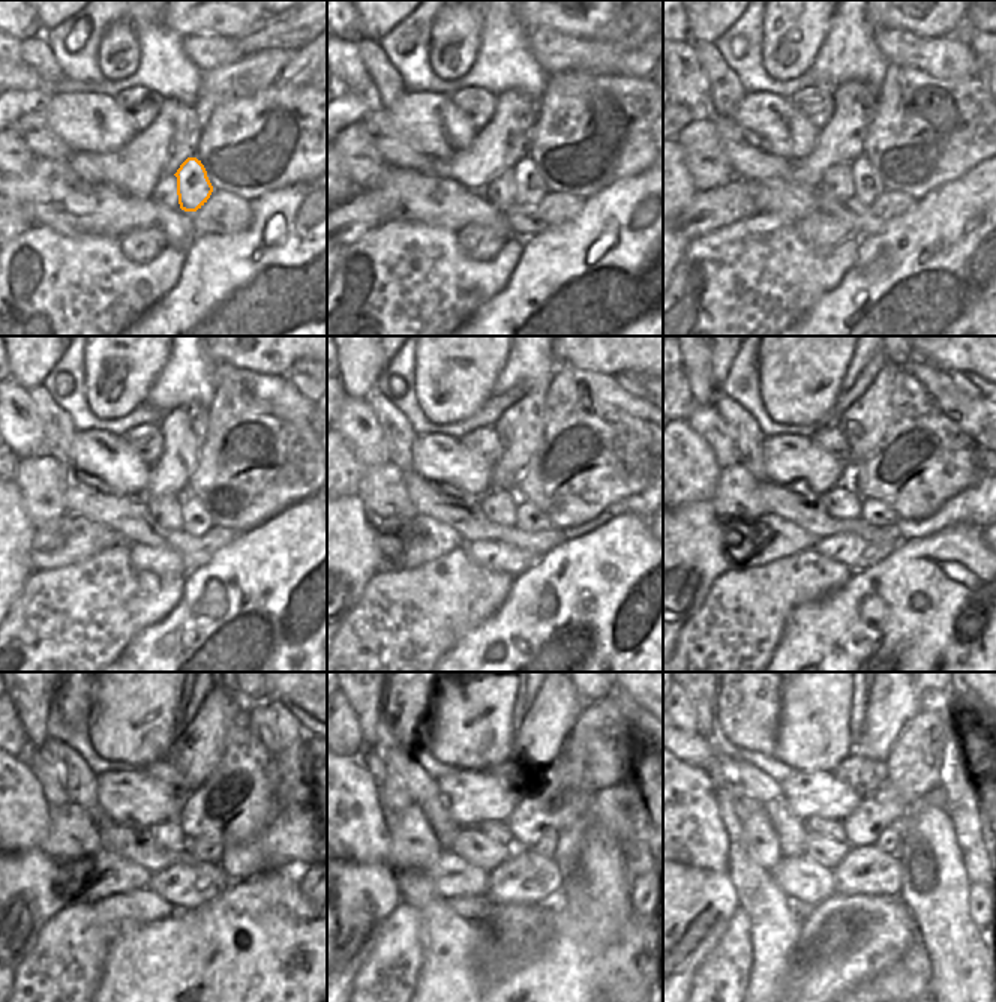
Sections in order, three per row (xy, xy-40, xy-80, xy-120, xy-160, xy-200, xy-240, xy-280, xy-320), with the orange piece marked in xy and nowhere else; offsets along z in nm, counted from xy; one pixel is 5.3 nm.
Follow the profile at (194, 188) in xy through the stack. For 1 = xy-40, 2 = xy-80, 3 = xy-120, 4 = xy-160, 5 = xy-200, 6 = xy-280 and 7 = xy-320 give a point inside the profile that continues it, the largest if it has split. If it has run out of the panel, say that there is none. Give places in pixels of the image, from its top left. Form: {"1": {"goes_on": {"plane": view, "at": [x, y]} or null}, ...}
{"1": {"goes_on": {"plane": "xy-40", "at": [530, 186]}}, "2": {"goes_on": {"plane": "xy-80", "at": [867, 183]}}, "3": {"goes_on": {"plane": "xy-120", "at": [197, 521]}}, "4": {"goes_on": {"plane": "xy-160", "at": [530, 518]}}, "5": {"goes_on": {"plane": "xy-200", "at": [876, 513]}}, "6": {"goes_on": {"plane": "xy-280", "at": [546, 846]}}, "7": {"goes_on": {"plane": "xy-320", "at": [888, 840]}}}

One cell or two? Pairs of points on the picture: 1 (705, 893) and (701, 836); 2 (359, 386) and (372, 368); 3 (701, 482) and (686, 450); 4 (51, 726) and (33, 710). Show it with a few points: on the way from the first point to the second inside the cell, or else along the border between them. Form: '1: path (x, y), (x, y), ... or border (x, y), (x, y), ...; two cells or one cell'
1: border (678, 861), (687, 866), (728, 872); two cells
2: path (359, 381), (368, 372); one cell
3: path (693, 474), (686, 467), (686, 458); one cell
4: border (45, 719), (45, 735), (48, 738); two cells

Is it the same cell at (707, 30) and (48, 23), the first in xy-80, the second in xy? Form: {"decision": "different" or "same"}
{"decision": "same"}

